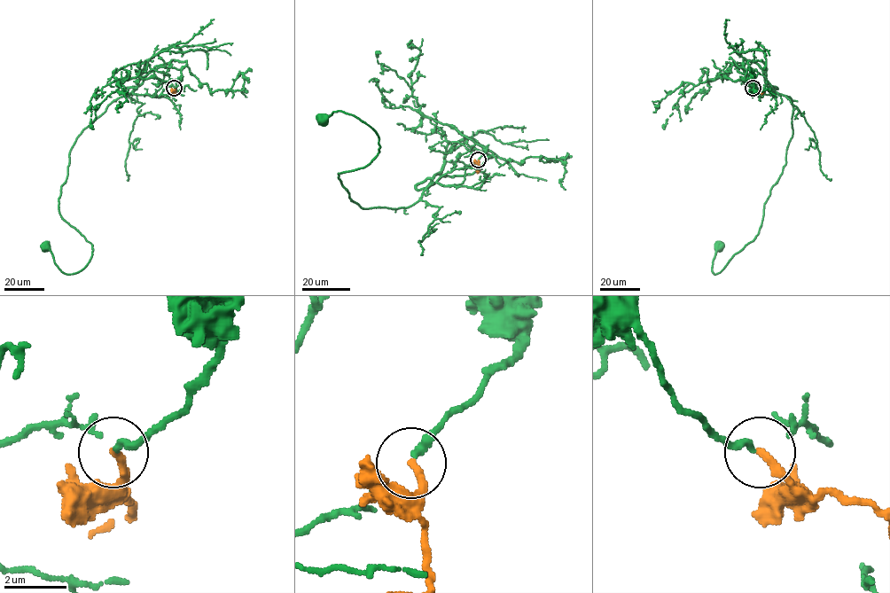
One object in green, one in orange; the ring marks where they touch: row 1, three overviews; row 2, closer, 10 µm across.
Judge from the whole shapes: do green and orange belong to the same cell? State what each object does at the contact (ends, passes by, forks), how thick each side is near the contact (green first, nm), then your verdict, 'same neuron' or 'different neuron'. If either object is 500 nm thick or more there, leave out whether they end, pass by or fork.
green passes by; orange ends; calibres 180 and 240 nm; same neuron

